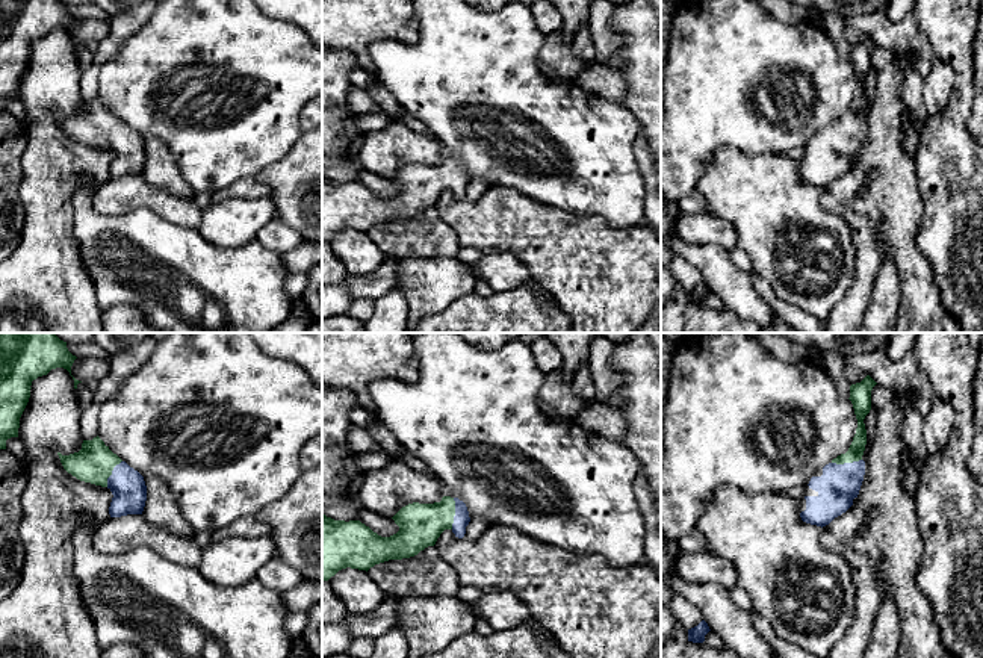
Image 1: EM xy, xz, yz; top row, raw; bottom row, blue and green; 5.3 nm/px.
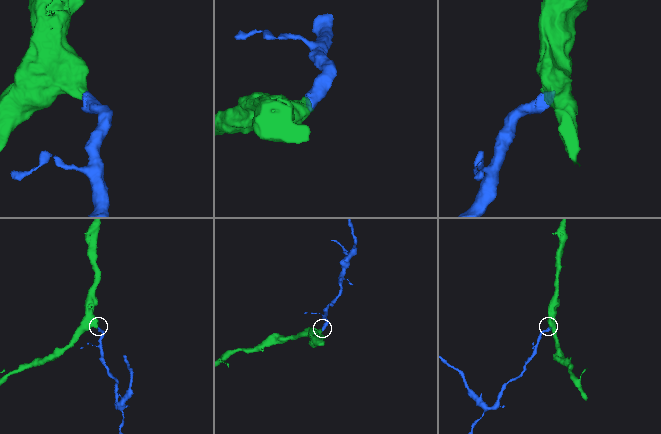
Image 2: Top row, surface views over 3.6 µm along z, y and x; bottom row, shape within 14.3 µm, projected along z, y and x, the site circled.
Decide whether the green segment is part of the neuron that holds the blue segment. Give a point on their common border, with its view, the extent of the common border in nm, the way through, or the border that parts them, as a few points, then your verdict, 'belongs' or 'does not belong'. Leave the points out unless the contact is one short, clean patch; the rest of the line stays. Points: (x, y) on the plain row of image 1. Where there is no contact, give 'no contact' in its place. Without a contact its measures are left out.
xz (455, 174) | 170 nm | across xz (462, 180), (455, 174), (437, 177), (421, 186) | belongs

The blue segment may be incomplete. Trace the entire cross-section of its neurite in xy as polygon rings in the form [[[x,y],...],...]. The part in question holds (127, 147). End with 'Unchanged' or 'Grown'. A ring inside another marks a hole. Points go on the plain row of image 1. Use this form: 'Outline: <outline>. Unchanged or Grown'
Outline: [[[98,97],[83,101],[79,113],[57,116],[73,138],[112,153],[110,178],[142,175],[147,162],[144,138],[113,115]]]. Grown

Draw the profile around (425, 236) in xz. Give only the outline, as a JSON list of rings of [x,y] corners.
[[[436,207],[410,219],[375,225],[367,234],[389,257],[399,260],[455,257],[460,250],[457,233],[442,221]]]

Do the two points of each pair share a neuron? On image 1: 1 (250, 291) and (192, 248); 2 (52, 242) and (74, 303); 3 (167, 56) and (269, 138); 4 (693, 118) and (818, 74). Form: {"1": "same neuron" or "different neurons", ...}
{"1": "same neuron", "2": "same neuron", "3": "same neuron", "4": "same neuron"}

